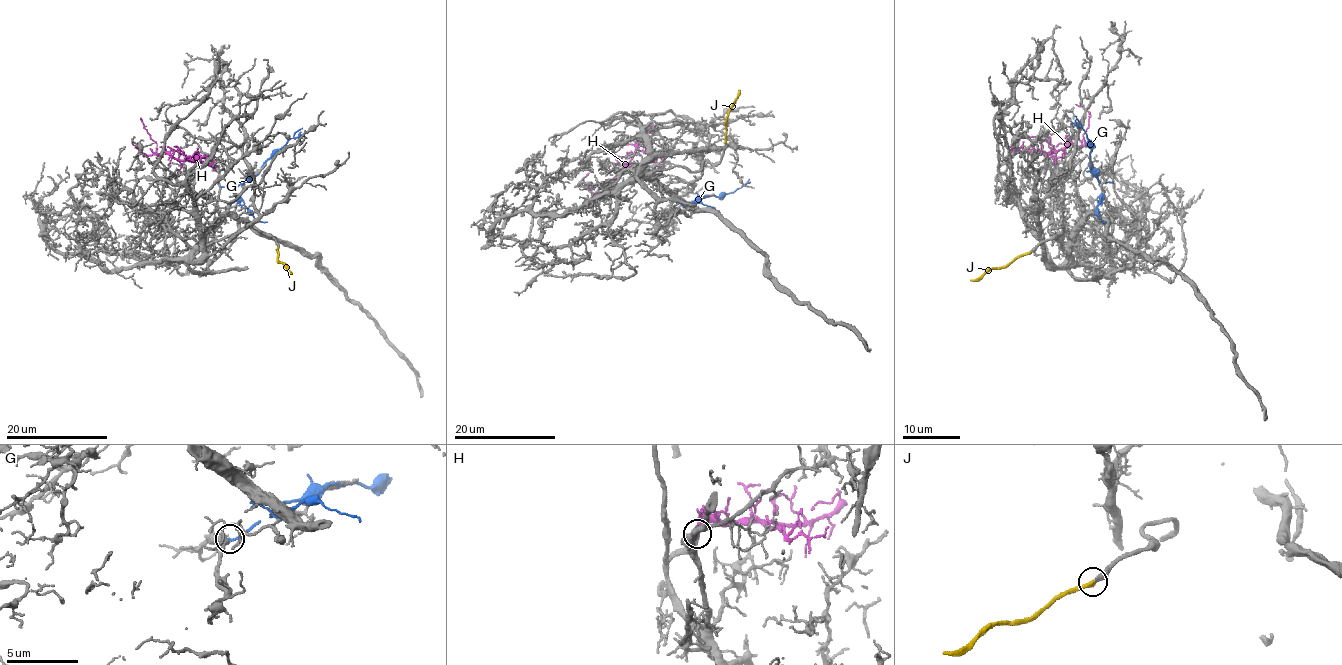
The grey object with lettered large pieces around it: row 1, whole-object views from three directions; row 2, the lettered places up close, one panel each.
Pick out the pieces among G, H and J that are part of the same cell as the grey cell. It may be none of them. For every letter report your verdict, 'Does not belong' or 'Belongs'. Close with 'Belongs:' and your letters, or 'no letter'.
G: Does not belong
H: Belongs
J: Belongs
Belongs: H, J

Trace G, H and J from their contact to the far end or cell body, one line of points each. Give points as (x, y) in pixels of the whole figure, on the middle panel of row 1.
G: (669, 214), (704, 195), (724, 197), (750, 181)
H: (646, 126), (633, 157), (605, 189), (593, 194), (589, 183)
J: (725, 142), (727, 113), (740, 90)

